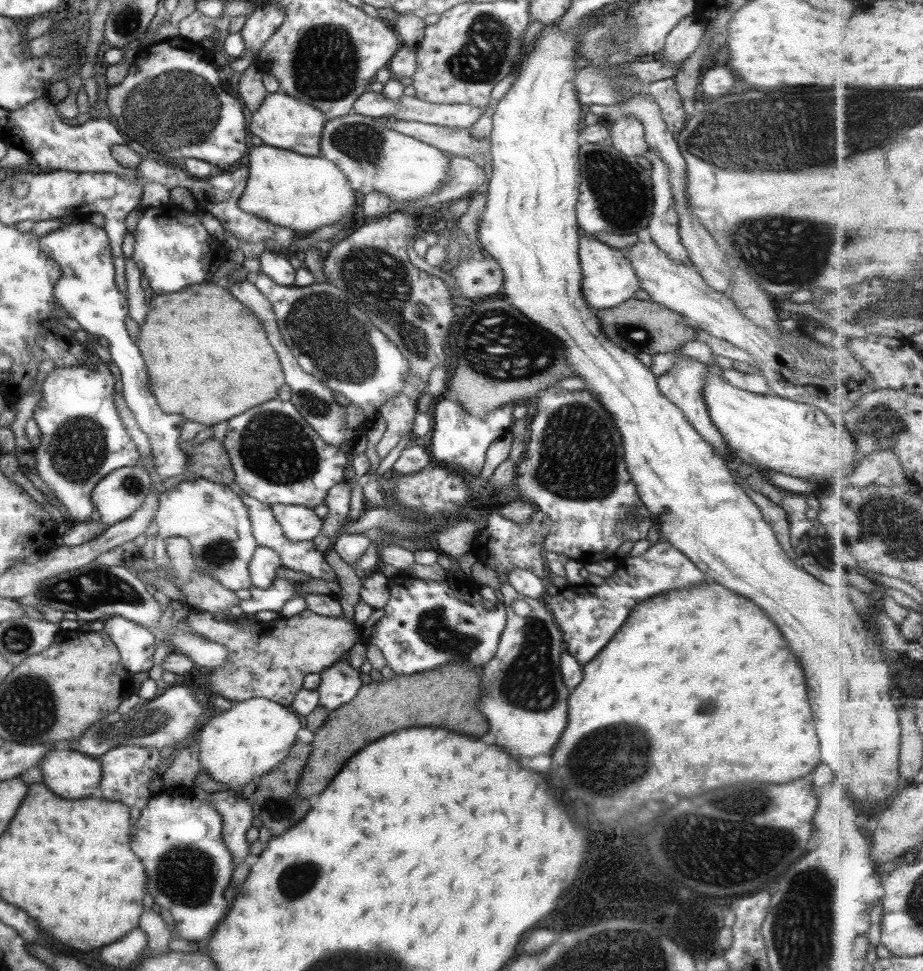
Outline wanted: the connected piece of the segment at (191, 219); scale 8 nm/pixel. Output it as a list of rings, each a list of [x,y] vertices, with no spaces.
[[[165,204],[158,208],[144,208],[132,235],[135,243],[130,258],[136,264],[137,269],[145,275],[149,288],[155,294],[169,294],[181,290],[184,286],[199,284],[207,276],[214,274],[219,265],[228,259],[228,252],[224,244],[205,231],[197,216],[182,211],[174,205]]]

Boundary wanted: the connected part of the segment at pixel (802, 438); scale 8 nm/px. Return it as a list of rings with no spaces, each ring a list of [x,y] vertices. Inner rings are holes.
[[[707,365],[707,371],[702,378],[700,395],[707,409],[709,420],[717,428],[722,439],[728,443],[738,457],[753,462],[760,470],[780,472],[795,478],[827,479],[845,478],[859,464],[856,458],[857,445],[846,426],[837,426],[831,422],[821,410],[809,405],[800,404],[793,399],[785,399],[773,394],[753,394],[725,382],[719,375],[715,365]]]

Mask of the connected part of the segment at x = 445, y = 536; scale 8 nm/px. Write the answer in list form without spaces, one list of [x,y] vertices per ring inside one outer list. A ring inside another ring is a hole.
[[[464,516],[449,527],[439,529],[435,535],[435,540],[438,543],[438,552],[447,554],[449,558],[457,560],[469,550],[474,539],[476,529],[473,522]]]

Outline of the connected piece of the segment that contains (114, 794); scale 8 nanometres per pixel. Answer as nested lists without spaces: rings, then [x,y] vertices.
[[[117,746],[97,758],[100,766],[97,797],[105,800],[114,800],[124,804],[127,808],[141,810],[153,793],[147,789],[154,769],[161,762],[159,751],[133,746]]]

